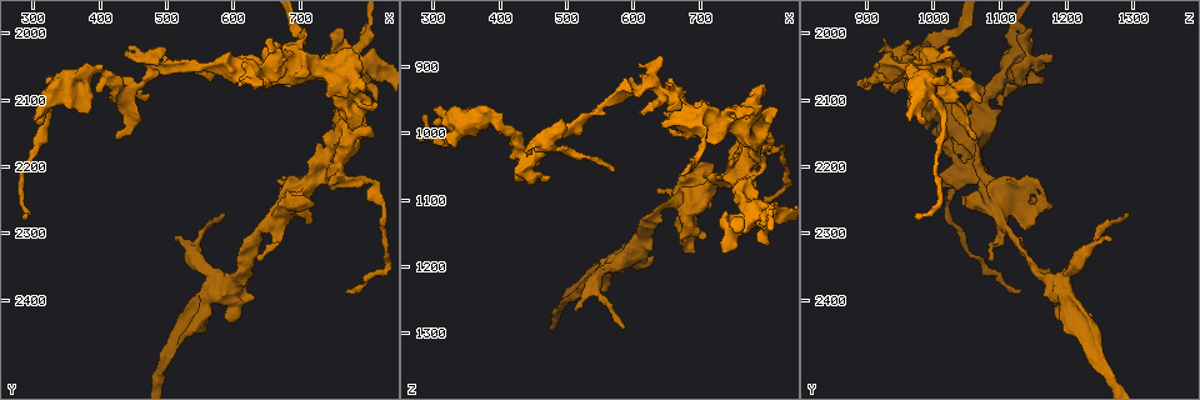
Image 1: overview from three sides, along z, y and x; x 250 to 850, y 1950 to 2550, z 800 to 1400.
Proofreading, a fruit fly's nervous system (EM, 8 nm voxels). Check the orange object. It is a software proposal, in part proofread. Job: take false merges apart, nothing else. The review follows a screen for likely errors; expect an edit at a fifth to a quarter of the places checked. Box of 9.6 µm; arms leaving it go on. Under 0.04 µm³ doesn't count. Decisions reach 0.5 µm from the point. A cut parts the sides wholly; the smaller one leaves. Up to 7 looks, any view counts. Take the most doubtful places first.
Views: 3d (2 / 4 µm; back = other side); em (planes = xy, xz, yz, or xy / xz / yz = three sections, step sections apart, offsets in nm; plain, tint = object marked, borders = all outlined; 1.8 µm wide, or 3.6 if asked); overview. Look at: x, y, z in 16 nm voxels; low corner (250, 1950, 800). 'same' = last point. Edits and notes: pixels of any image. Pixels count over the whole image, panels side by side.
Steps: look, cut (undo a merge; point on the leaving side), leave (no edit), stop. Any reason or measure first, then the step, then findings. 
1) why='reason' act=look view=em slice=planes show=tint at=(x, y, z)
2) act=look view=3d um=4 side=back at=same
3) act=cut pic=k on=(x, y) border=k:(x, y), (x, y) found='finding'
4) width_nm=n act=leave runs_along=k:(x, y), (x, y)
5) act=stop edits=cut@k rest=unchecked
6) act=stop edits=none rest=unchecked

why='abrupt turn' act=look view=3d um=2 at=(785, 2050, 1110)

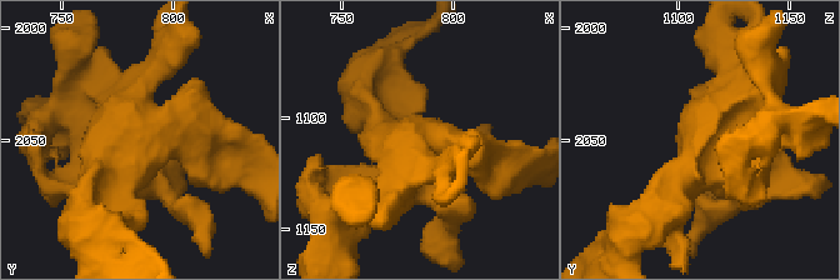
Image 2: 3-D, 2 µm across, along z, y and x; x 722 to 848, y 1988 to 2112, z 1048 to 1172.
why='shape alone is not enough' act=look view=em slice=xy step=4 show=tint at=(783, 2051, 1110)

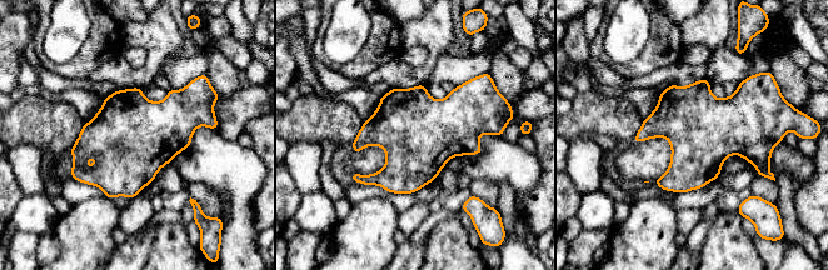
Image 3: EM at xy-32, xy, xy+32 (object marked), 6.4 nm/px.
width_nm=460 act=leave found='all the same neuron'

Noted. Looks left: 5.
why='calibre changes' act=look view=em slice=planes show=tint at=(760, 2145, 1050)

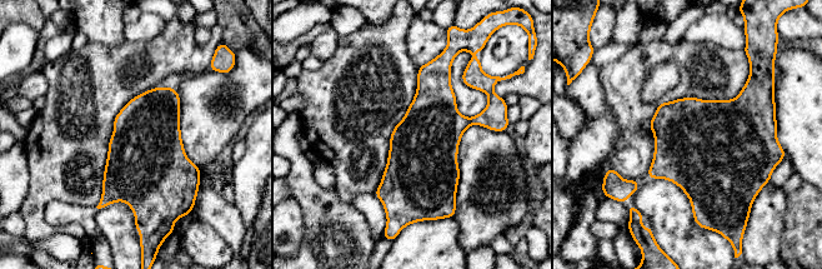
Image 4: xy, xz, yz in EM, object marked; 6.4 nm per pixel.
act=leave found='continuous, no second neuron'

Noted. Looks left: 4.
why='abrupt turn' act=look view=em slice=planes show=tint at=(480, 2055, 1020)

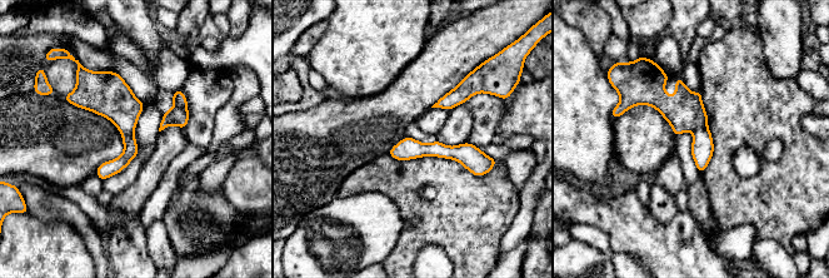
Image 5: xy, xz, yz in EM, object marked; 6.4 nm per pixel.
act=cut pic=5 on=(702, 149) part_leaving=5:(393, 152), (444, 150), (485, 158) found='two neurons meet here'

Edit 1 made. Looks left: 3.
act=stop edits=cut@5 rest=unchecked

